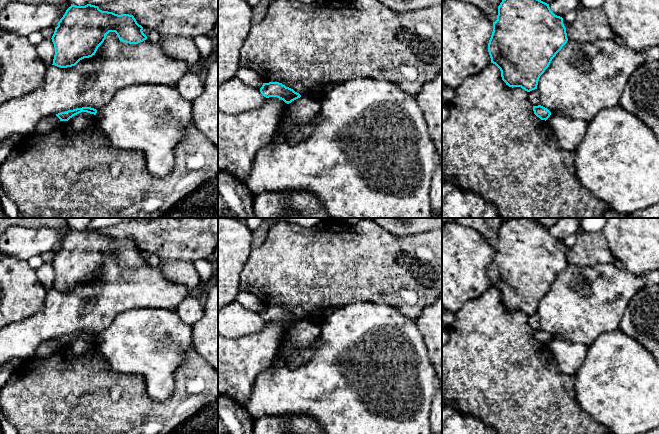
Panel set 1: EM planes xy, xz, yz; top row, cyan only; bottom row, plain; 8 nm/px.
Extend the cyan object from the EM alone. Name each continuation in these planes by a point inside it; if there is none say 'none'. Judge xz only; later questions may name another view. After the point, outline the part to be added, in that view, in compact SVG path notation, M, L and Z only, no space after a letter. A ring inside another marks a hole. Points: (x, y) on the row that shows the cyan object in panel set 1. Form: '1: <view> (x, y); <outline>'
none

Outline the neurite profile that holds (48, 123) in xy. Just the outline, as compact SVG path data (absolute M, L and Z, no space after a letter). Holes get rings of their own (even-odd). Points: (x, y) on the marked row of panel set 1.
M50 115L42 118L37 124L36 132L40 135L53 130L59 123L60 119L56 115Z

